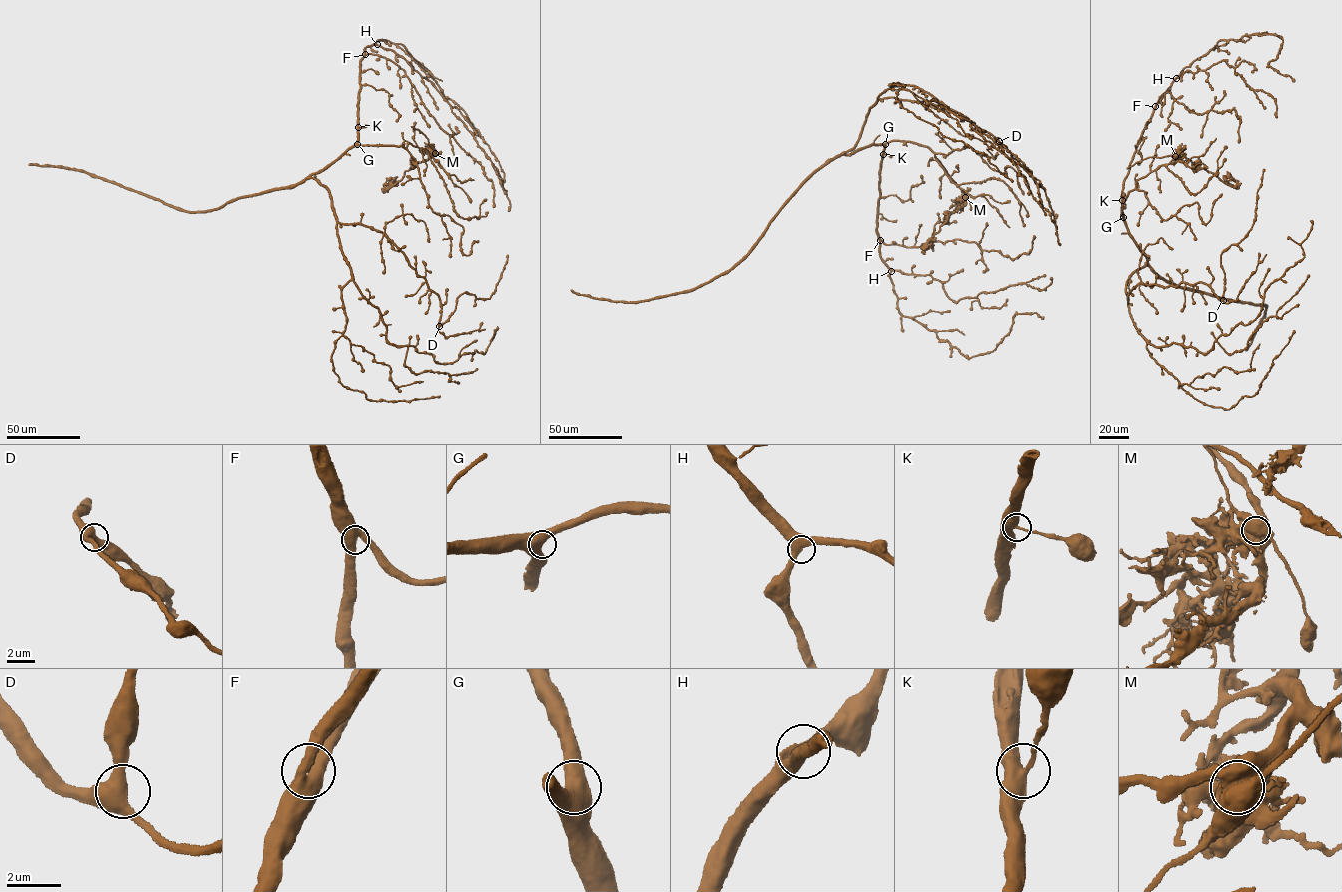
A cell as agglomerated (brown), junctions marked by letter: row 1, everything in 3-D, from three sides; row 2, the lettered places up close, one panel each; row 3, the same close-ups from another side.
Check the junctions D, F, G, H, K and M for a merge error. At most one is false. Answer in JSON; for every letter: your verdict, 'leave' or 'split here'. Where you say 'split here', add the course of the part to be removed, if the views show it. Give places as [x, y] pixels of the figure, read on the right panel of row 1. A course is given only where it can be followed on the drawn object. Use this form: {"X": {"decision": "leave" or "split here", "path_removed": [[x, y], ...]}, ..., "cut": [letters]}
{"D": {"decision": "leave"}, "F": {"decision": "leave"}, "G": {"decision": "leave"}, "H": {"decision": "leave"}, "K": {"decision": "leave"}, "M": {"decision": "split here", "path_removed": [[1176, 155], [1182, 153], [1199, 168], [1212, 172], [1232, 186], [1236, 184], [1222, 175]]}, "cut": ["M"]}

